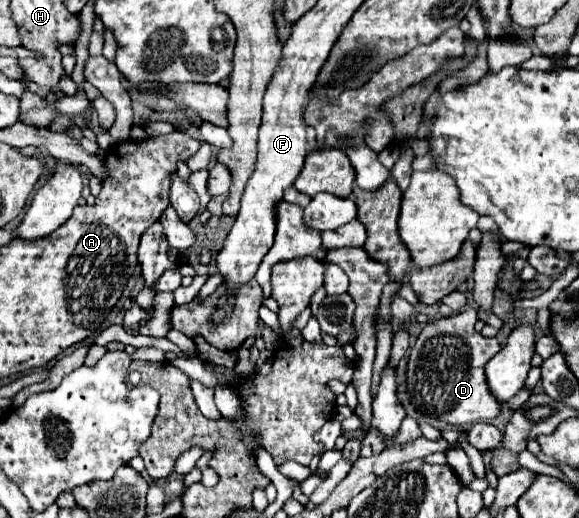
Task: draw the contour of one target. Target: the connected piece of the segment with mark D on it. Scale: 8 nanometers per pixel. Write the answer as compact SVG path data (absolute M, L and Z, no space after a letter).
M467 307L451 317L431 321L417 337L417 343L413 345L407 359L405 387L411 405L419 413L461 427L479 421L491 421L499 415L501 405L491 395L485 381L485 363L501 351L501 345L495 337L481 337L473 327L475 323L477 309Z

